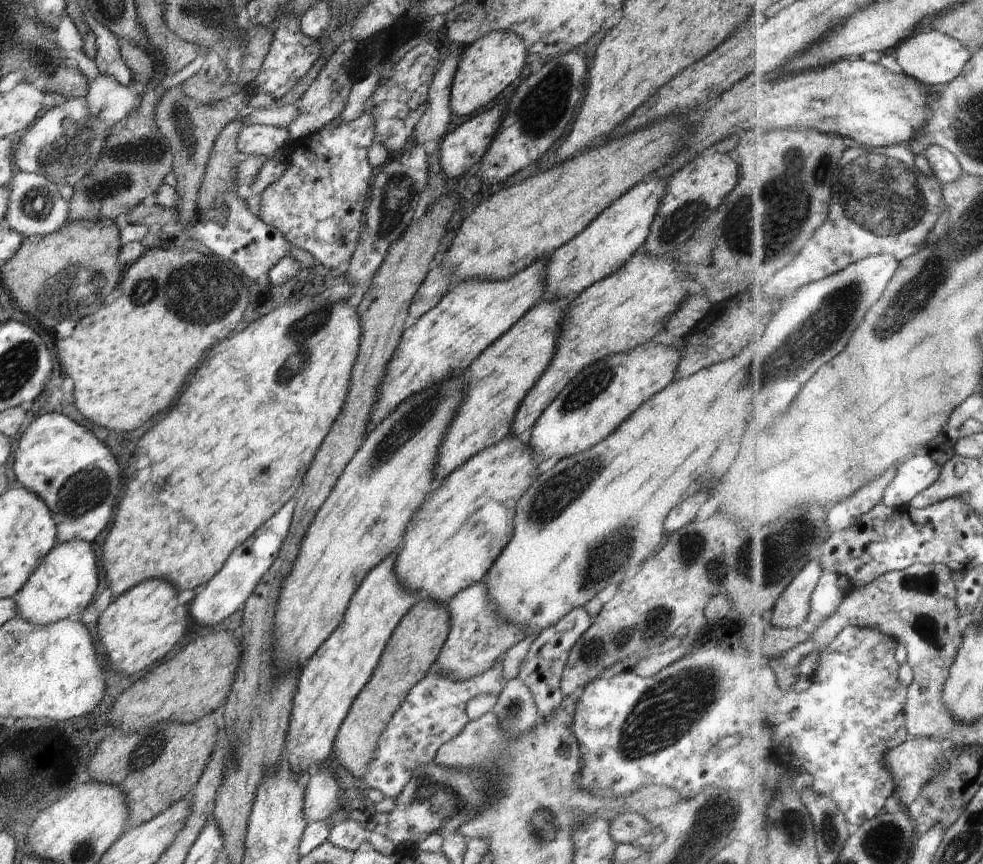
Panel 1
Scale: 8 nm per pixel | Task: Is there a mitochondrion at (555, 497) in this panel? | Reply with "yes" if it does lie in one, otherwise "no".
yes

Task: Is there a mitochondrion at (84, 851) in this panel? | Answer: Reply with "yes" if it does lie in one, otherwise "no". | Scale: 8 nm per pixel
yes

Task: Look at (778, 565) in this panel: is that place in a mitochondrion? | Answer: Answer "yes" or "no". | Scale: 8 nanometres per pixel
yes

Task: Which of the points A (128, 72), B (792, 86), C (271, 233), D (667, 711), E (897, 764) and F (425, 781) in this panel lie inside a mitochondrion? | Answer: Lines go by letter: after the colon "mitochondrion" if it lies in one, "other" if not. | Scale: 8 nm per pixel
A: other
B: other
C: other
D: mitochondrion
E: other
F: mitochondrion

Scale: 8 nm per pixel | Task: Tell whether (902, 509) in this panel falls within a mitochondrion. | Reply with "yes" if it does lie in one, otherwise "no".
no

